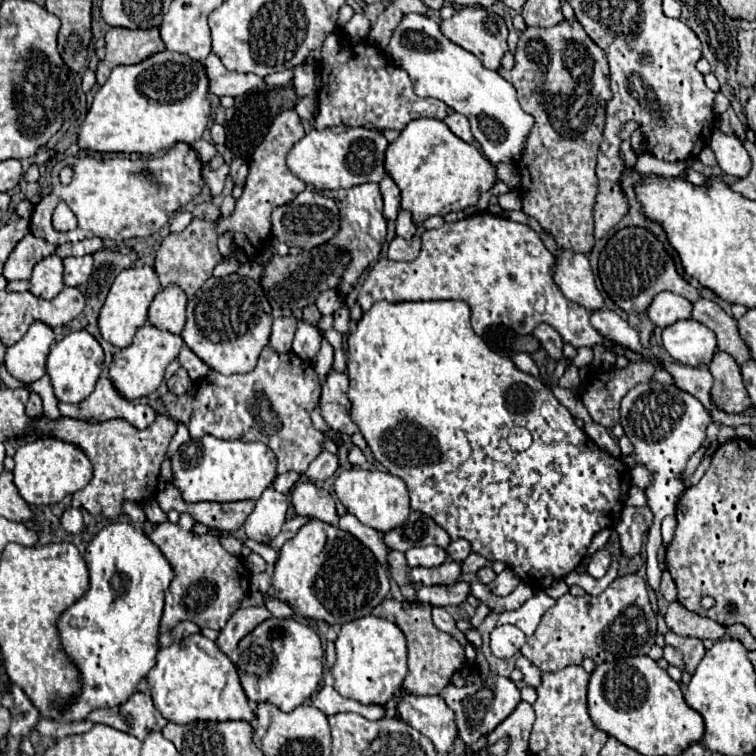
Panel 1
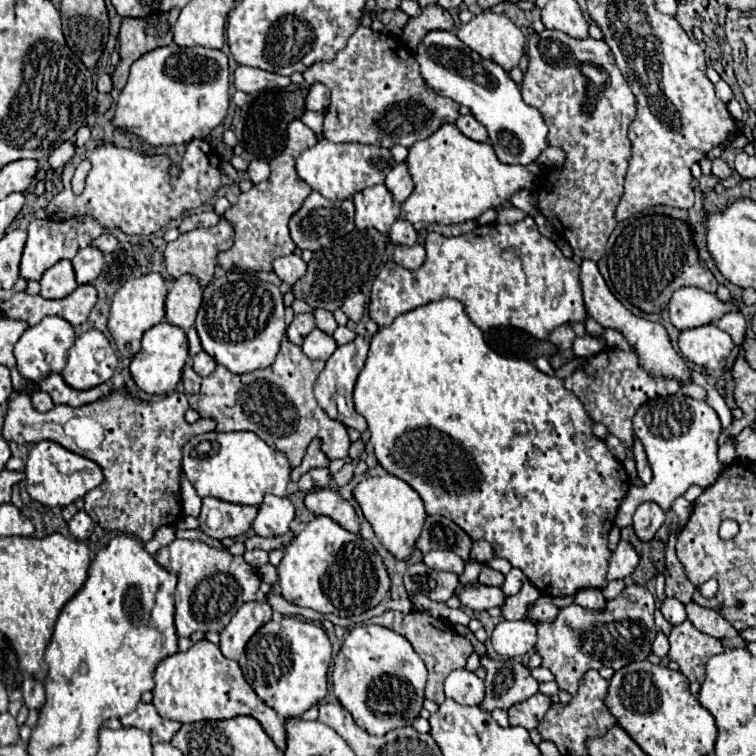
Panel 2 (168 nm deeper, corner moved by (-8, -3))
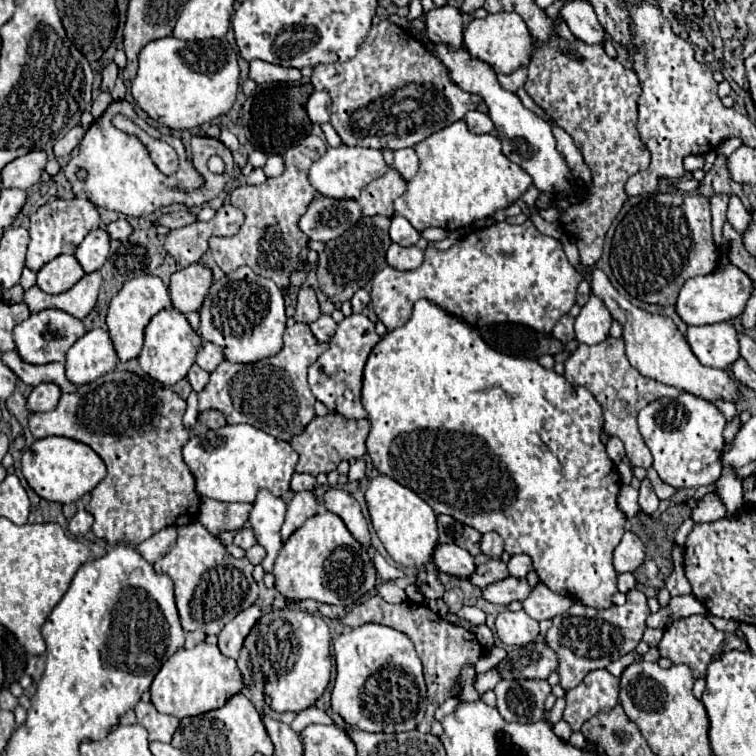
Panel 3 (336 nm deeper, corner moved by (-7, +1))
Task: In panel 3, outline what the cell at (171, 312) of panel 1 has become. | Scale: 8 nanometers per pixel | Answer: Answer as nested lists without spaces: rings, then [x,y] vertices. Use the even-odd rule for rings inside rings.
[[[191,264],[183,270],[177,270],[169,282],[173,308],[181,314],[199,310],[209,292],[211,282],[213,282],[211,270],[203,264]]]

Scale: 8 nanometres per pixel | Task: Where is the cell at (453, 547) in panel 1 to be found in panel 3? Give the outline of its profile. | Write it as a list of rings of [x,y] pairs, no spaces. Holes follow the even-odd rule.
[[[487,532],[483,538],[481,538],[481,554],[489,556],[489,558],[499,558],[503,552],[503,540],[499,534],[495,532]]]

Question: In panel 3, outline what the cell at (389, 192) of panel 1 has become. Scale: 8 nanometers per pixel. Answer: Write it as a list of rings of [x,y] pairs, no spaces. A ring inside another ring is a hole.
[[[403,148],[395,152],[393,170],[397,170],[405,182],[409,182],[417,174],[417,168],[419,168],[419,160],[413,148]]]

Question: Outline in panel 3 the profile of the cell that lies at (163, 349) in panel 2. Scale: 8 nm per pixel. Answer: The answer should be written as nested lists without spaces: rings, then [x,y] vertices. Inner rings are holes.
[[[165,308],[157,316],[153,316],[149,326],[145,328],[145,344],[143,344],[143,352],[139,356],[139,366],[153,380],[157,380],[165,386],[173,386],[181,378],[185,378],[189,368],[195,364],[199,346],[201,346],[201,338],[199,338],[199,334],[195,334],[191,330],[185,314],[179,314],[173,308]]]

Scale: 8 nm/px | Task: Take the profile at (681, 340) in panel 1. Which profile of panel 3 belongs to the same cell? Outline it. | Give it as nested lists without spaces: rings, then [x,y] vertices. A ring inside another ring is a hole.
[[[731,322],[709,326],[689,326],[685,334],[693,354],[711,368],[727,370],[739,358],[737,330]]]

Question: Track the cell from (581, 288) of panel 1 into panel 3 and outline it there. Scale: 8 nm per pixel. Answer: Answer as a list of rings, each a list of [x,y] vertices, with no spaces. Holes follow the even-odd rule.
[[[591,268],[591,292],[599,300],[603,300],[605,308],[611,312],[611,318],[623,326],[623,340],[625,340],[625,348],[627,348],[627,358],[629,358],[631,366],[635,370],[639,370],[645,378],[657,380],[657,382],[667,384],[667,386],[675,386],[683,392],[707,398],[711,402],[715,398],[723,398],[723,400],[731,400],[731,402],[737,400],[737,396],[739,396],[737,384],[729,378],[729,374],[725,370],[703,366],[697,360],[697,356],[691,352],[687,340],[677,330],[677,326],[673,324],[671,318],[667,318],[663,314],[651,314],[651,312],[645,312],[645,310],[633,306],[627,298],[623,298],[611,286],[609,278],[599,268]]]

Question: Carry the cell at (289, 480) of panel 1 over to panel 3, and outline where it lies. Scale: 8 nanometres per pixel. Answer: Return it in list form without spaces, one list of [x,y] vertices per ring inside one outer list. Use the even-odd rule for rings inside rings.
[[[329,412],[327,416],[323,418],[315,418],[305,430],[303,434],[295,436],[291,440],[291,446],[295,448],[295,452],[299,454],[299,462],[297,462],[297,472],[307,472],[307,474],[321,474],[321,472],[331,472],[341,460],[355,460],[355,458],[361,458],[367,454],[365,450],[365,440],[367,440],[367,434],[369,434],[369,420],[363,418],[363,420],[347,420],[343,418],[341,414],[335,414],[335,412]],[[319,450],[327,450],[327,470],[321,468],[317,462],[321,462],[319,458]]]

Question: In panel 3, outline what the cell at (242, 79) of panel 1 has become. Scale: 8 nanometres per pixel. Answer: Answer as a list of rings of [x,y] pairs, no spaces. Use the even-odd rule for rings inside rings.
[[[263,60],[249,62],[249,78],[257,84],[265,82],[297,82],[301,80],[301,72],[297,68],[283,68],[277,64],[269,64]]]

